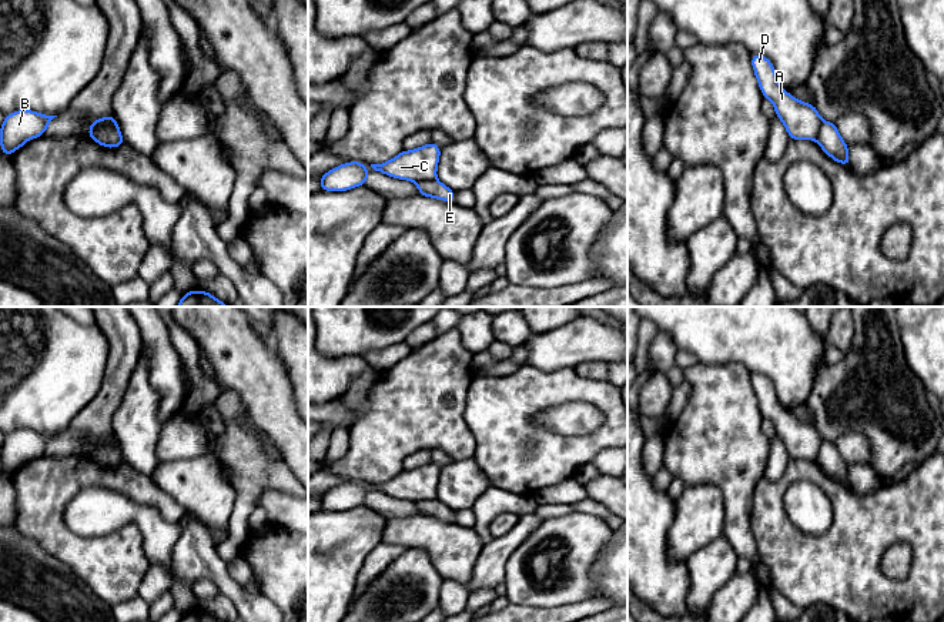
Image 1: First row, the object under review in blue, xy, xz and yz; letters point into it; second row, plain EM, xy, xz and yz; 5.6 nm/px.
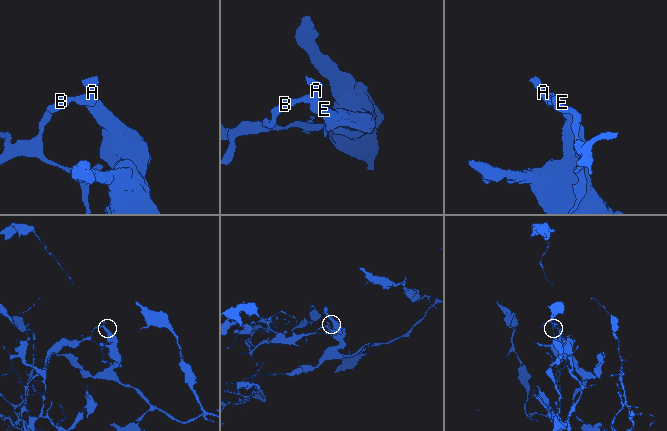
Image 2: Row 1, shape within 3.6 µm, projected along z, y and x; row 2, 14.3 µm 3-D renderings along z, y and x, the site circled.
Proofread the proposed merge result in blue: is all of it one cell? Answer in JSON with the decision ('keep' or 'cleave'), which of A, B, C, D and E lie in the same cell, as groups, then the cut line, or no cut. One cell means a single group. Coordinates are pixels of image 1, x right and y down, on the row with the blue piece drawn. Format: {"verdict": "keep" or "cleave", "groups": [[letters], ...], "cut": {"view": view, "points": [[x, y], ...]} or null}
{"verdict": "cleave", "groups": [["A", "B", "C", "D"], ["E"]], "cut": {"view": "xy", "points": [[114, 120], [100, 126], [89, 136]]}}

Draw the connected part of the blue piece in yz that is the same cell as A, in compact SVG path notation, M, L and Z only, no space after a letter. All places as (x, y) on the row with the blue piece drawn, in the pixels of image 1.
M751 54L751 66L764 98L770 100L790 140L816 140L823 118L814 104L790 96L777 81L771 61L761 54Z

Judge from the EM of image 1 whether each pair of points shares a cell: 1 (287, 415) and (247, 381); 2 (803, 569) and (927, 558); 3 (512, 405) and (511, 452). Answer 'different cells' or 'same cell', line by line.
1: same cell
2: same cell
3: same cell

